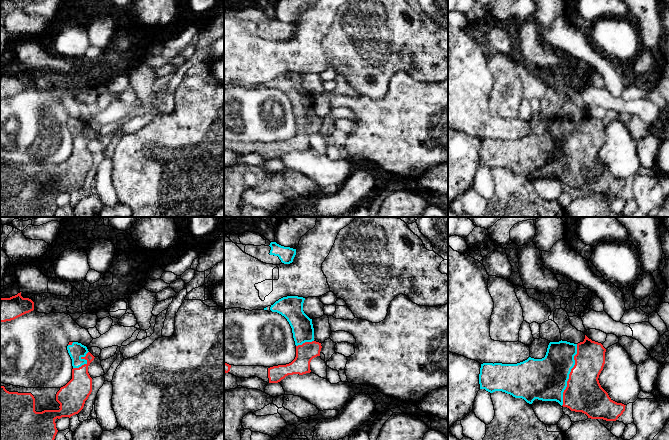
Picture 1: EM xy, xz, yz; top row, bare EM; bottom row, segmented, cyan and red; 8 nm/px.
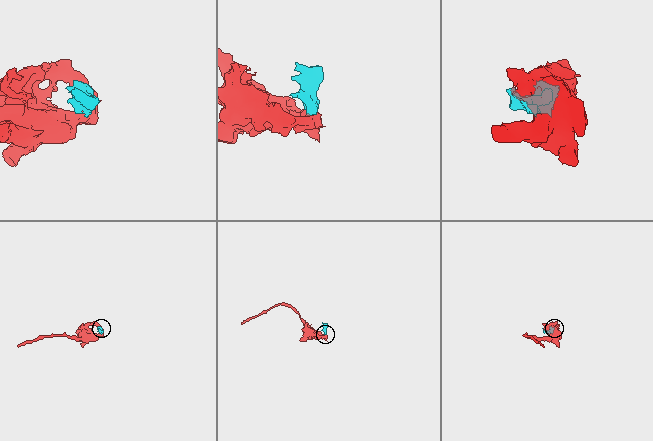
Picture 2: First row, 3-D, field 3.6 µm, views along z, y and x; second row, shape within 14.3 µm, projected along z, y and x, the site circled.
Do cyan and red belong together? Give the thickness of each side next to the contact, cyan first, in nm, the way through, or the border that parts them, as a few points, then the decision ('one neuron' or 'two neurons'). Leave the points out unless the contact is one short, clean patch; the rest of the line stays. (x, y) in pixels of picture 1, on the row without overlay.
340 nm thick on the cyan side, 300 nm on the other; one neuron

